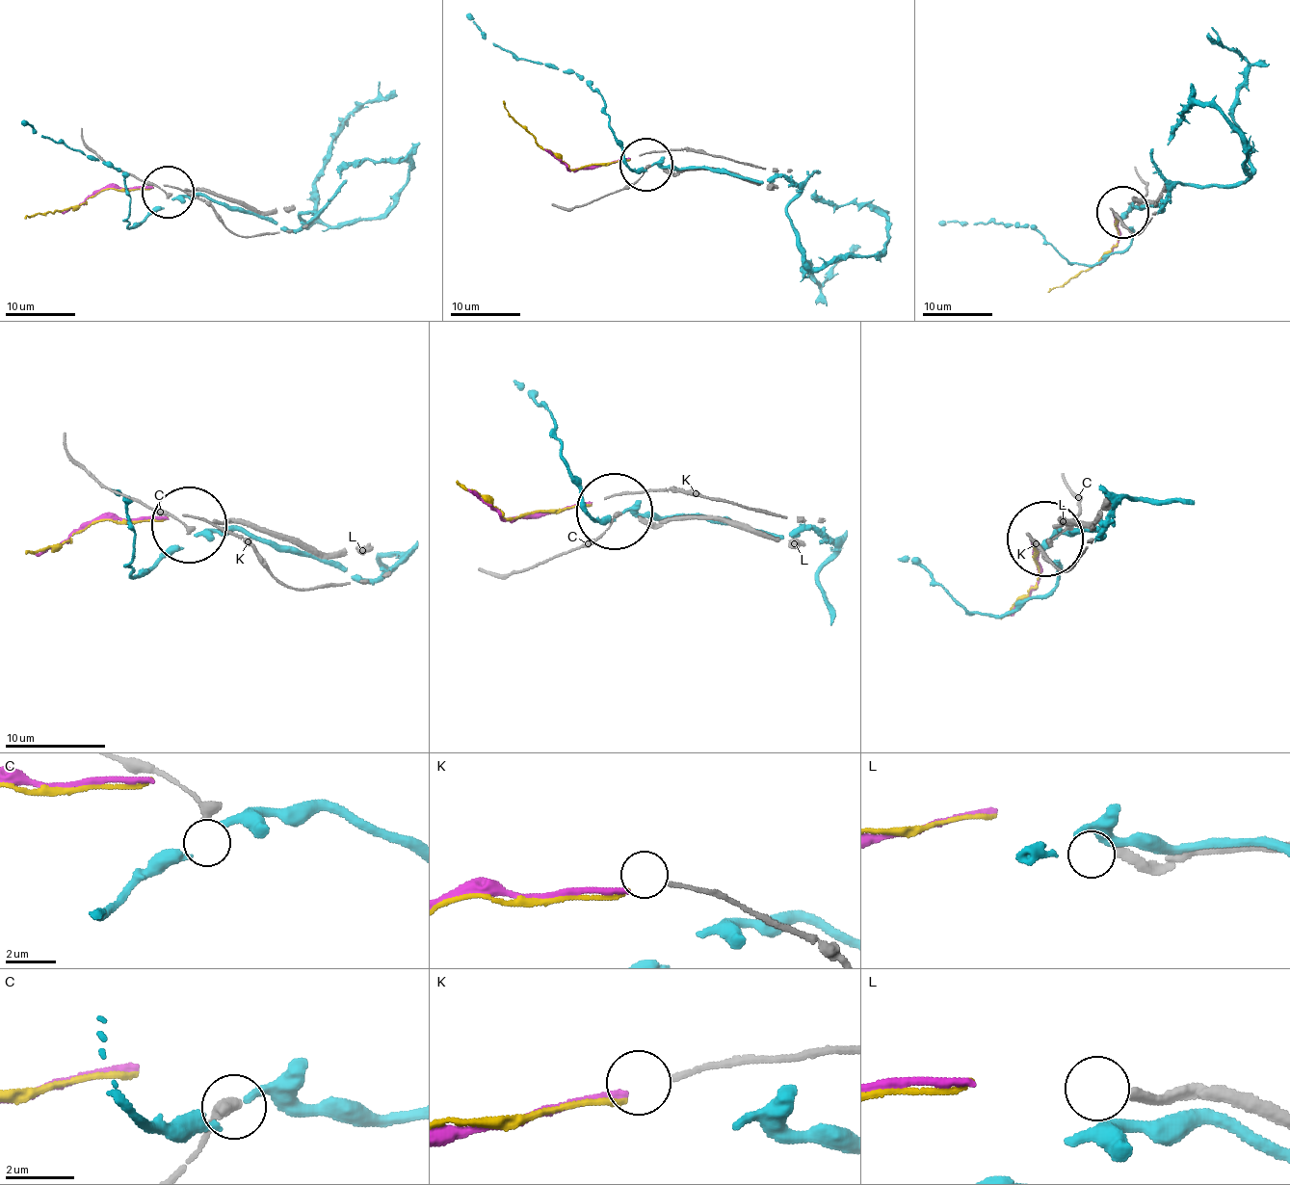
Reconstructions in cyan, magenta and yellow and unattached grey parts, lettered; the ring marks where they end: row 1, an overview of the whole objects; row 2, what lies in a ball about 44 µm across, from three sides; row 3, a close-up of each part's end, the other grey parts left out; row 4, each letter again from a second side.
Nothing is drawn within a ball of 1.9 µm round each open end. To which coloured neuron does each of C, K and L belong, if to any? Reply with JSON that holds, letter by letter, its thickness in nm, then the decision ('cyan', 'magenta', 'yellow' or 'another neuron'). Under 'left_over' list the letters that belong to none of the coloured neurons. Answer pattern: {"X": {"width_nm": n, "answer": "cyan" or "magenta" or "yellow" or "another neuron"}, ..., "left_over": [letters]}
{"C": {"width_nm": 420, "answer": "another neuron"}, "K": {"width_nm": 160, "answer": "yellow"}, "L": {"width_nm": 320, "answer": "another neuron"}, "left_over": ["C", "L"]}

